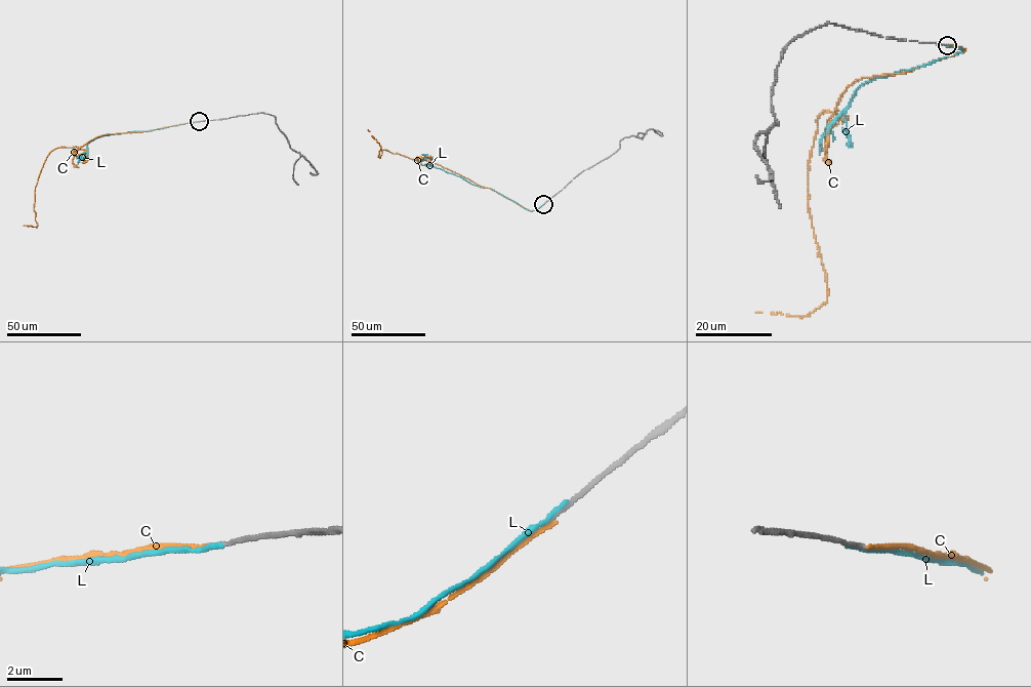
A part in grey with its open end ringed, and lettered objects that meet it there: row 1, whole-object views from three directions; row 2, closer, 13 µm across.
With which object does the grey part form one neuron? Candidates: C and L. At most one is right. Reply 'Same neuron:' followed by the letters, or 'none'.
Same neuron: none

